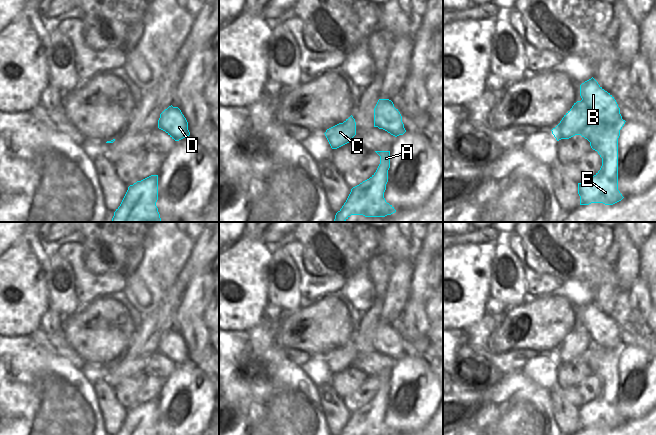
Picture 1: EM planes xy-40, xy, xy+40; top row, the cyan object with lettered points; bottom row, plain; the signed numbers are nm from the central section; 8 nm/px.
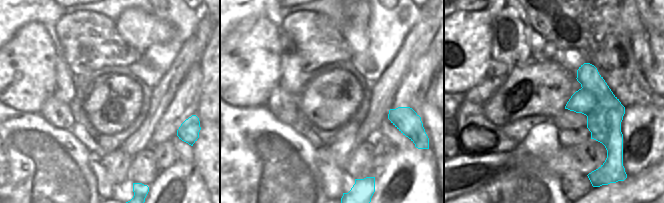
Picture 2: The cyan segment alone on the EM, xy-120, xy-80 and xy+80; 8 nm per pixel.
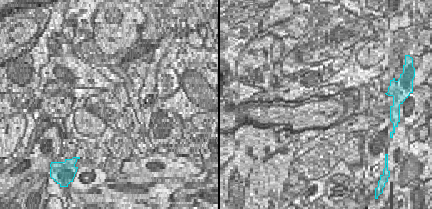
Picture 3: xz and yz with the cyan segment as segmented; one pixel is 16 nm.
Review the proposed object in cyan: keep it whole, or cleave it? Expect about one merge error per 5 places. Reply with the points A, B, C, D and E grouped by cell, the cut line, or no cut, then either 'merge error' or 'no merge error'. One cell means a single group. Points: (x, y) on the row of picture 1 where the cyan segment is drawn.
A B C E / D | xy+40 (617, 106), (602, 120), (603, 123) | merge error

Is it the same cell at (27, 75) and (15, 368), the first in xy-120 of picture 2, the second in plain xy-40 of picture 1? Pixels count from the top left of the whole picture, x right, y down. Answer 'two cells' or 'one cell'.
two cells

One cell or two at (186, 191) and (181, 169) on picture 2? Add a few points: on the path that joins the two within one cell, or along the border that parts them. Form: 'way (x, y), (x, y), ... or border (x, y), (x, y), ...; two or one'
way (185, 186), (185, 181), (181, 174); one

